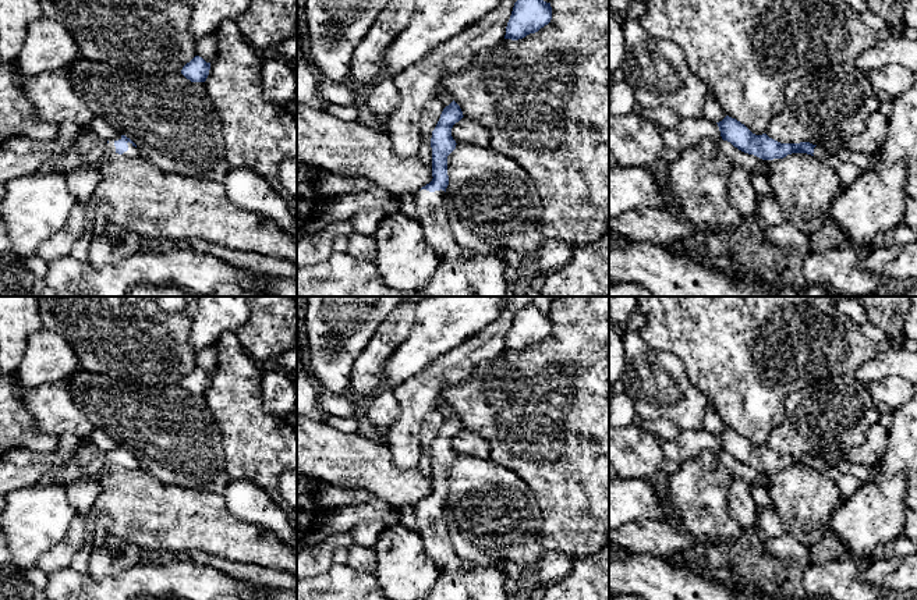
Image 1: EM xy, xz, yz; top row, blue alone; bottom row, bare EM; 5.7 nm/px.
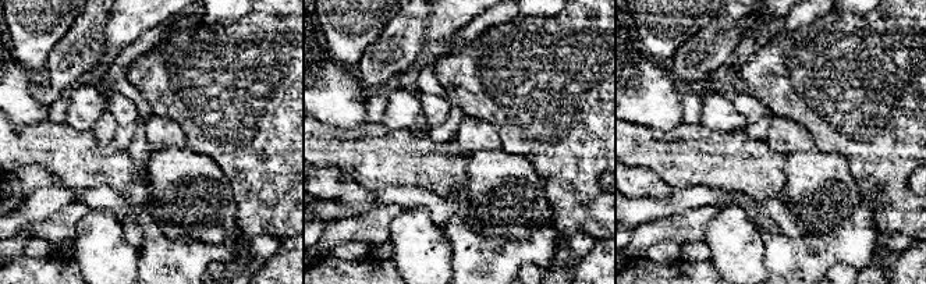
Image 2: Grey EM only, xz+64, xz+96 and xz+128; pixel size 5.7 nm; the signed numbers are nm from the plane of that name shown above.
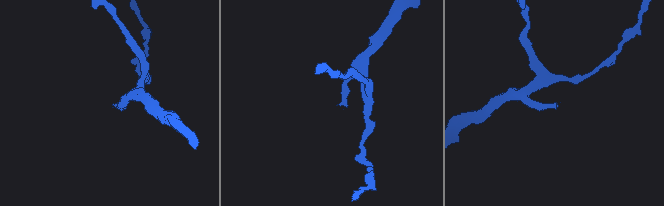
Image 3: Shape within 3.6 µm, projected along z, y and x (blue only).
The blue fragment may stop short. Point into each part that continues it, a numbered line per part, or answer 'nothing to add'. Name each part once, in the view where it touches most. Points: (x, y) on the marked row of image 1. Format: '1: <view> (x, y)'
1: xy (133, 152)

